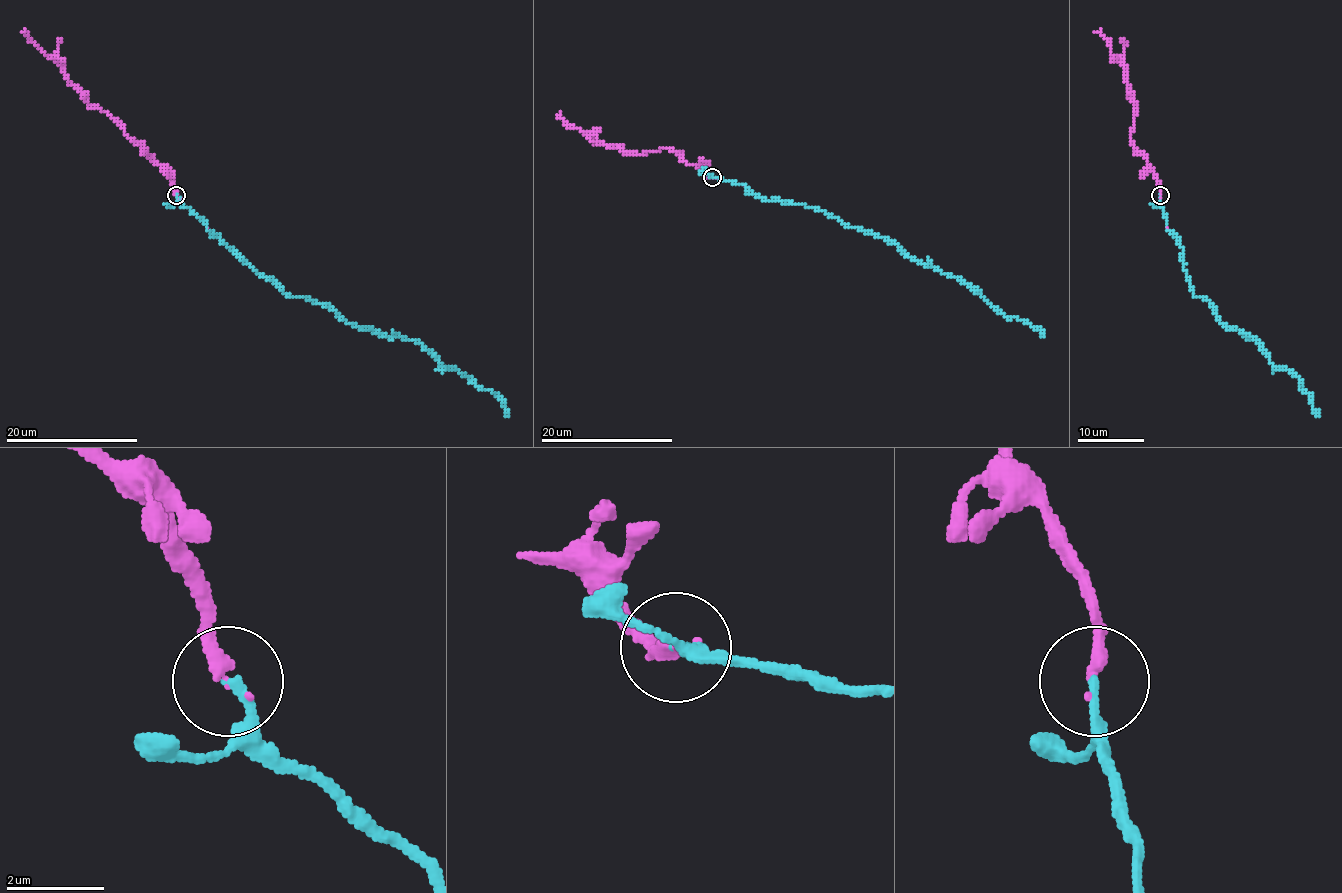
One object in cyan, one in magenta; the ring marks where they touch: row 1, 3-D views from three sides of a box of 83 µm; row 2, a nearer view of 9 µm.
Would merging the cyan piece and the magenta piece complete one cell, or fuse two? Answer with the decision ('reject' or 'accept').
accept

